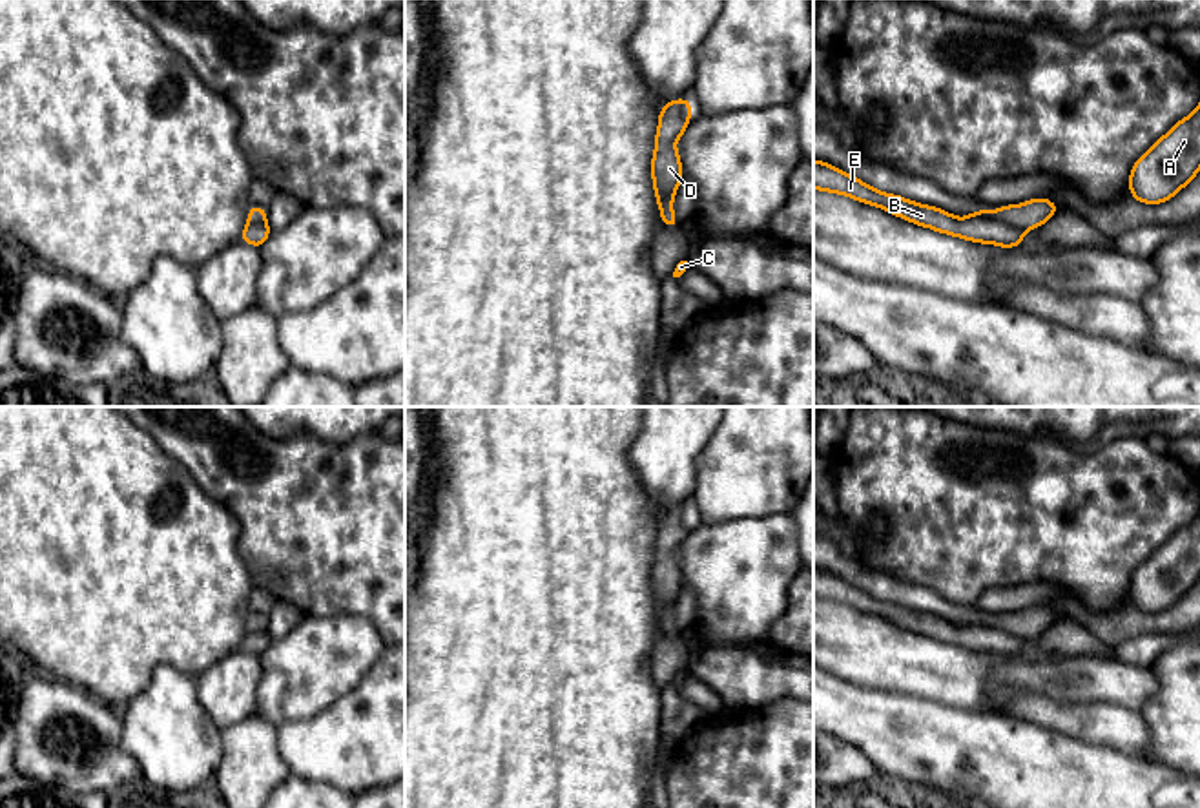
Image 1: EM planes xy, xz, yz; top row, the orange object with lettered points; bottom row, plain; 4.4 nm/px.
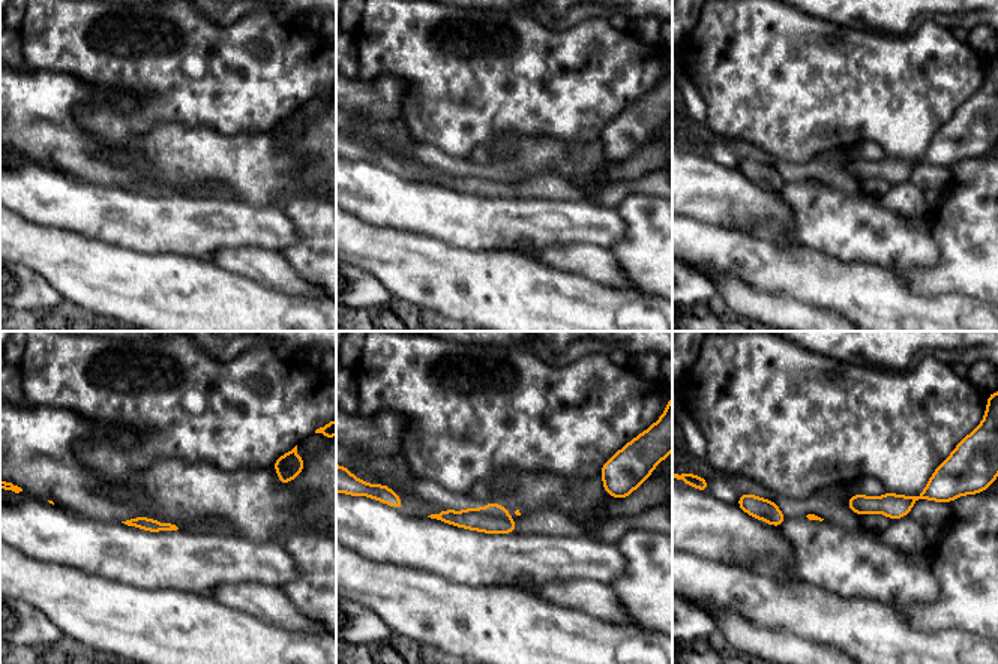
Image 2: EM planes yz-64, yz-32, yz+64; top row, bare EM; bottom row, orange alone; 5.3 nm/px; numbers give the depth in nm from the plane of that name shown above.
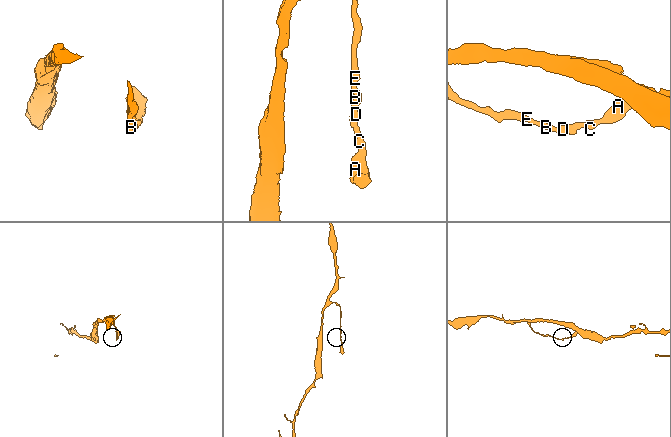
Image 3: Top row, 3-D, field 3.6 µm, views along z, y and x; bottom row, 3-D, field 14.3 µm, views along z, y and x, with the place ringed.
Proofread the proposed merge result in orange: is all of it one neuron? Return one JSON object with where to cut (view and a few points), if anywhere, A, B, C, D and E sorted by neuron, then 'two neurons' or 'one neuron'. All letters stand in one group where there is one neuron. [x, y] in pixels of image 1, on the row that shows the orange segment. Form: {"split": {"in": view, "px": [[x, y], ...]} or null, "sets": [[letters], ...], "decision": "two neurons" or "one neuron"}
{"split": {"in": "yz", "px": [[993, 212], [1024, 230]]}, "sets": [["A", "C"], ["B", "D", "E"]], "decision": "two neurons"}

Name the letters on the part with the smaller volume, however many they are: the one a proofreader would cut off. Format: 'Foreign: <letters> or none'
Foreign: A, C

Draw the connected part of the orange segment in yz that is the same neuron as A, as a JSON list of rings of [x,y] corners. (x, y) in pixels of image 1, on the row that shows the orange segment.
[[[1200,104],[1178,120],[1131,168],[1134,201],[1160,204],[1176,195],[1200,171]]]

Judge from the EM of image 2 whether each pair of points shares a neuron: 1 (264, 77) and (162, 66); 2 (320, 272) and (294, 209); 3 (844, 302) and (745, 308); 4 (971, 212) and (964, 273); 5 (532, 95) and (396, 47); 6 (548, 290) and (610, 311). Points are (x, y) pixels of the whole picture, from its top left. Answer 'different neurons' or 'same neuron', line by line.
1: same neuron
2: same neuron
3: different neurons
4: same neuron
5: same neuron
6: same neuron

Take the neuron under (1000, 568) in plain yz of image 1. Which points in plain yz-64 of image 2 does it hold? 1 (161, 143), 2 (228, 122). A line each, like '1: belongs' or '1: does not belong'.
1: does not belong
2: belongs

